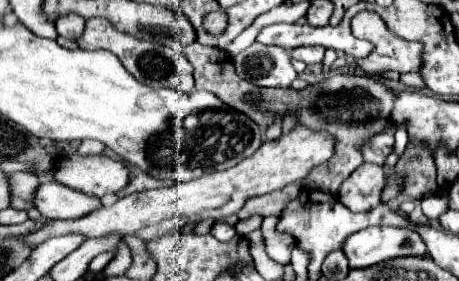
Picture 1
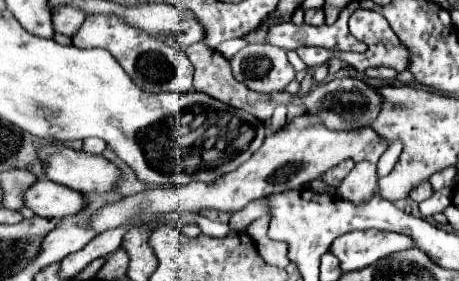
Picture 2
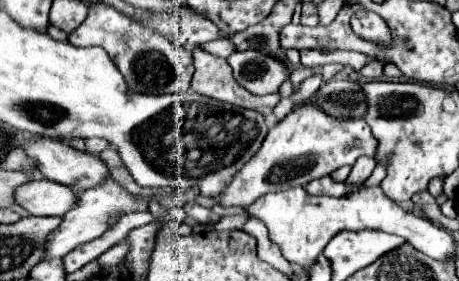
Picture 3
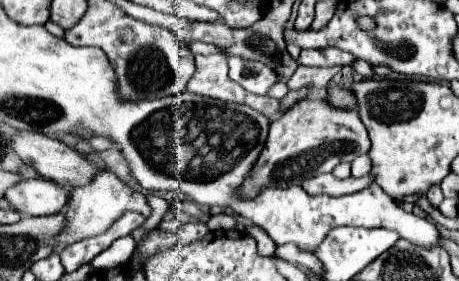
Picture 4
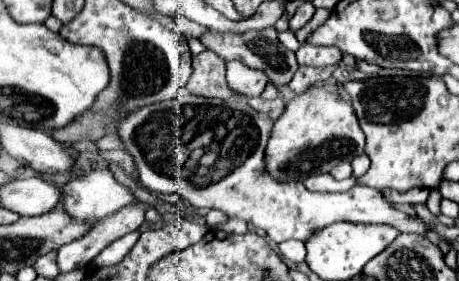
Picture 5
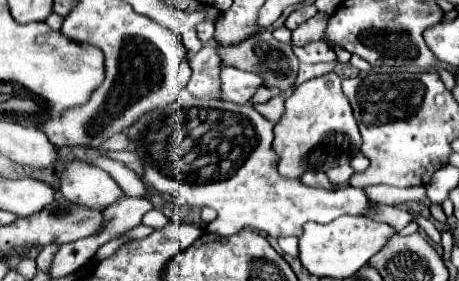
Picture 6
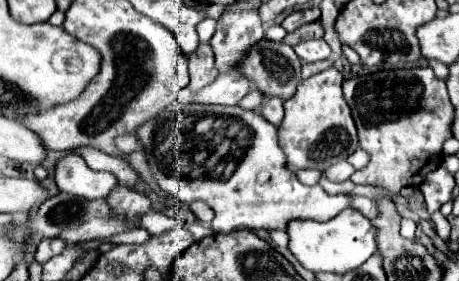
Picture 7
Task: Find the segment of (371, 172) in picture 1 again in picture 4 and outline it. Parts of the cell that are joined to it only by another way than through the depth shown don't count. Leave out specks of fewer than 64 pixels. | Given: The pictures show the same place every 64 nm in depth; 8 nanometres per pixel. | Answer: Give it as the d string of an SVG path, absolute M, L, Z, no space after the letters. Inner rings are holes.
M358 156L354 162L352 162L352 176L354 178L360 178L360 176L366 176L372 168L372 162L368 156Z

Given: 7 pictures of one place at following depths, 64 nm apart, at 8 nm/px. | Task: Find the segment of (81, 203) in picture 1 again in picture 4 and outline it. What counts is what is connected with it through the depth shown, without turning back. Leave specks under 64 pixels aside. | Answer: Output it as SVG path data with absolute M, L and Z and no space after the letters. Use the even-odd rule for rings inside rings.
M30 178L10 186L4 194L10 206L26 216L56 214L66 206L68 190L56 186L52 180Z

